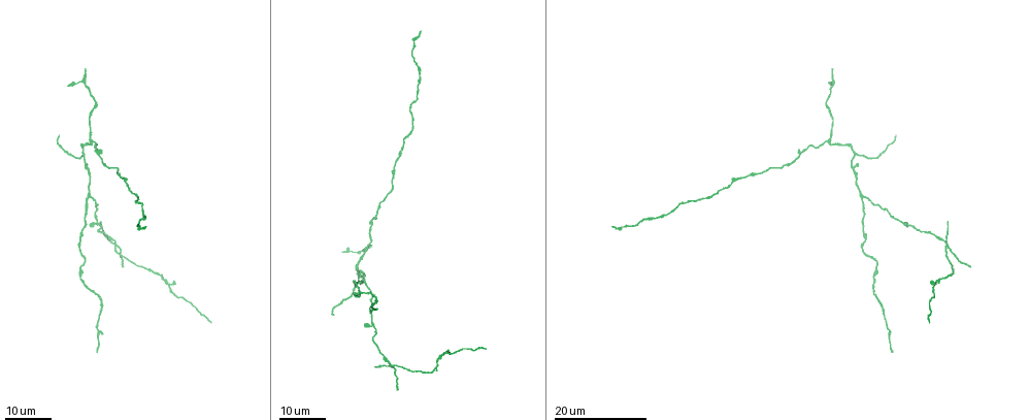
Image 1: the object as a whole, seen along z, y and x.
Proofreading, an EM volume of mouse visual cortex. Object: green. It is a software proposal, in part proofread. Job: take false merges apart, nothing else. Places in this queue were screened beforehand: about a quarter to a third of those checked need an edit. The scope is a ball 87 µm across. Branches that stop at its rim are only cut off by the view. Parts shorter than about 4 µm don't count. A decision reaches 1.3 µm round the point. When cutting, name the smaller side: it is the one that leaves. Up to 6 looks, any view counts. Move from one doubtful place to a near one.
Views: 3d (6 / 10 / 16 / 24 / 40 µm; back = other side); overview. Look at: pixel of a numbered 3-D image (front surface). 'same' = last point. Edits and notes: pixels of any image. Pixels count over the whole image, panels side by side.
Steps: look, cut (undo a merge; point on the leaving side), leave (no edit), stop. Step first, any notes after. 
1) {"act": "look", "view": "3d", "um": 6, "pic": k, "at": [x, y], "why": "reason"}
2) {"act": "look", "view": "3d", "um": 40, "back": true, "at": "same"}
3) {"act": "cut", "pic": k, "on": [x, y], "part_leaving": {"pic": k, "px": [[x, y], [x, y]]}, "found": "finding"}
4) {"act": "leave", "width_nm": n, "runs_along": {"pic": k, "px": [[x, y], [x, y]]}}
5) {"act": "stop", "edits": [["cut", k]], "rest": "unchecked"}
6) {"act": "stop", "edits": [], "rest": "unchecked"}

{"act": "look", "view": "3d", "um": 16, "pic": 1, "at": [949, 247], "why": "two arms at a narrow angle"}

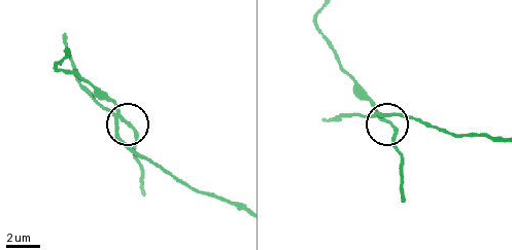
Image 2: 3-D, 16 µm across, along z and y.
{"act": "look", "view": "3d", "um": 10, "pic": 2, "at": [382, 119]}

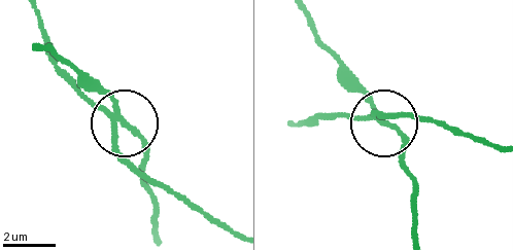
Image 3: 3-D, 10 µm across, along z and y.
{"act": "cut", "pic": 3, "on": [122, 159], "width_nm": 190, "part_leaving": {"pic": 3, "px": [[113, 123], [120, 152], [233, 227]]}, "found": "a second cell is stuck on"}

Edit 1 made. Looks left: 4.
{"act": "look", "view": "3d", "um": 16, "pic": 1, "at": [84, 152], "why": "three-way junction"}

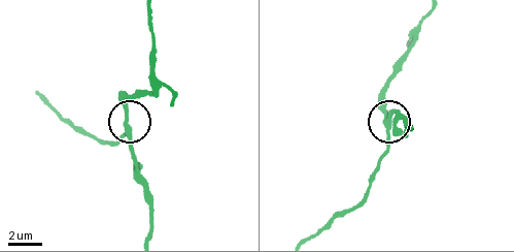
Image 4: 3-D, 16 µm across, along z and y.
{"act": "look", "view": "3d", "um": 6, "pic": 4, "at": [127, 126]}

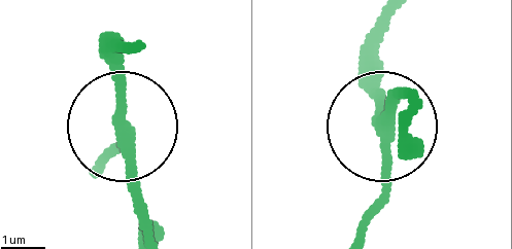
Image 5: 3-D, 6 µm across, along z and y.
{"act": "leave", "side_arm_um": 53, "runs_along": {"pic": 5, "px": [[118, 126], [137, 221]]}, "found": "continuous, no second cell"}

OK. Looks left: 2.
{"act": "stop", "edits": [["cut", 3]], "rest": "unchecked"}

